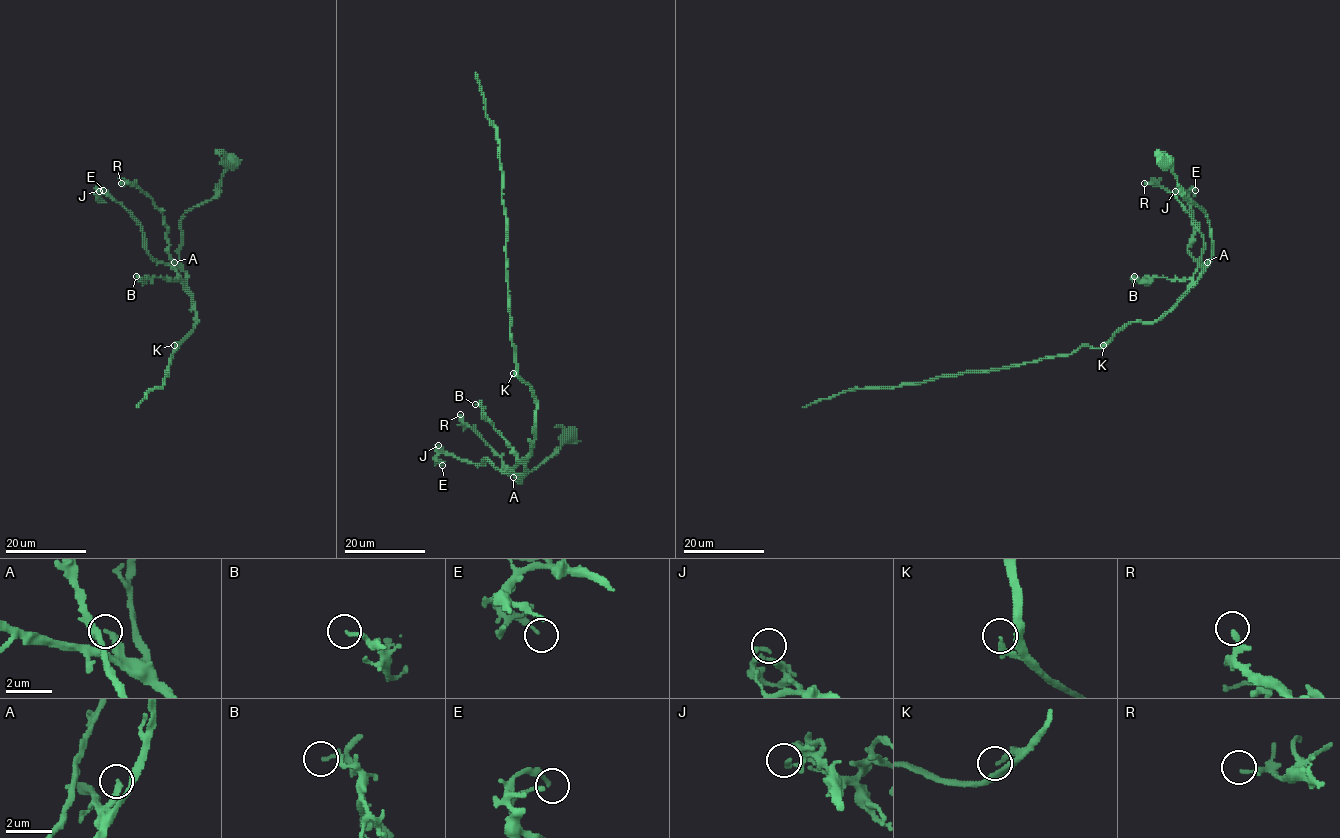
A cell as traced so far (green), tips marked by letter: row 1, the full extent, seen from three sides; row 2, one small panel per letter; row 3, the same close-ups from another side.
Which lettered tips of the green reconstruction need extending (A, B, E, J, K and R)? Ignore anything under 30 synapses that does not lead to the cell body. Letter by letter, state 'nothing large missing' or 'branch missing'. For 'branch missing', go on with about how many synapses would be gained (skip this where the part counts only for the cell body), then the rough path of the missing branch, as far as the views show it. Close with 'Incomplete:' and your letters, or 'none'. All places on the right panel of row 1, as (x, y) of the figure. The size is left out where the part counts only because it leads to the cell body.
A: nothing large missing
B: nothing large missing
E: nothing large missing
J: nothing large missing
K: nothing large missing
R: nothing large missing
Incomplete: none

